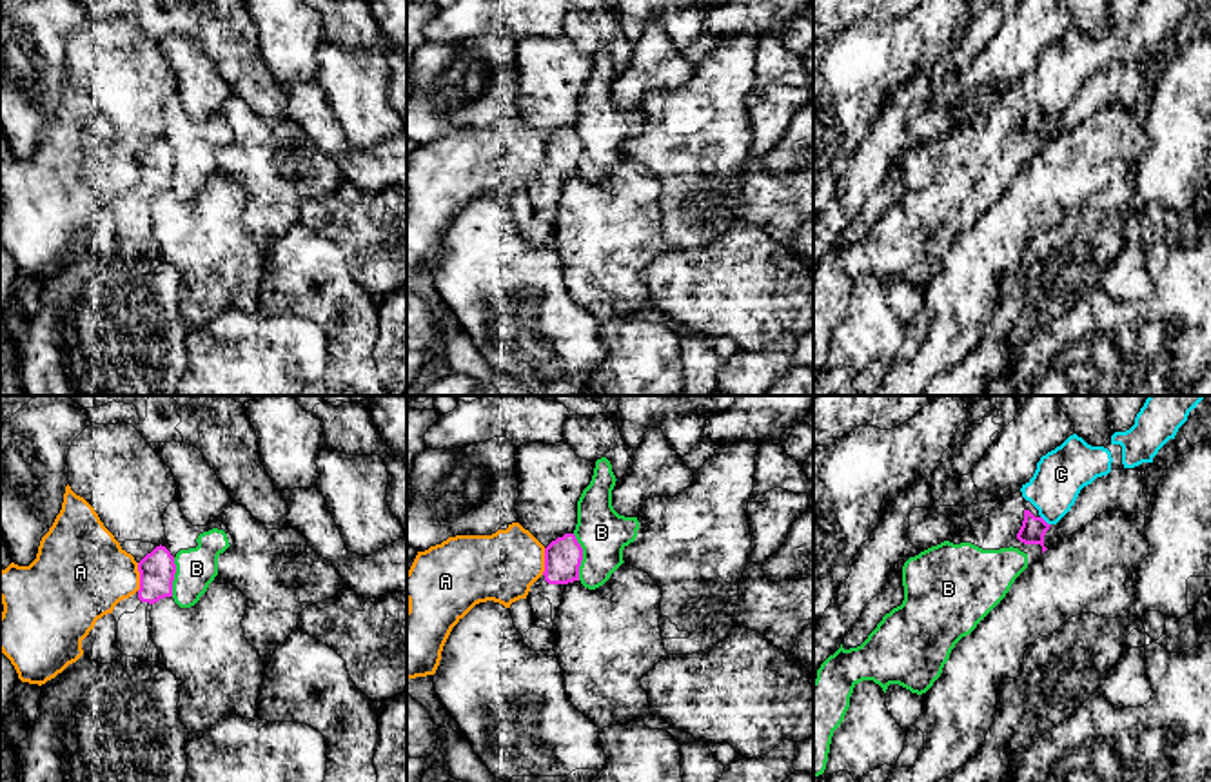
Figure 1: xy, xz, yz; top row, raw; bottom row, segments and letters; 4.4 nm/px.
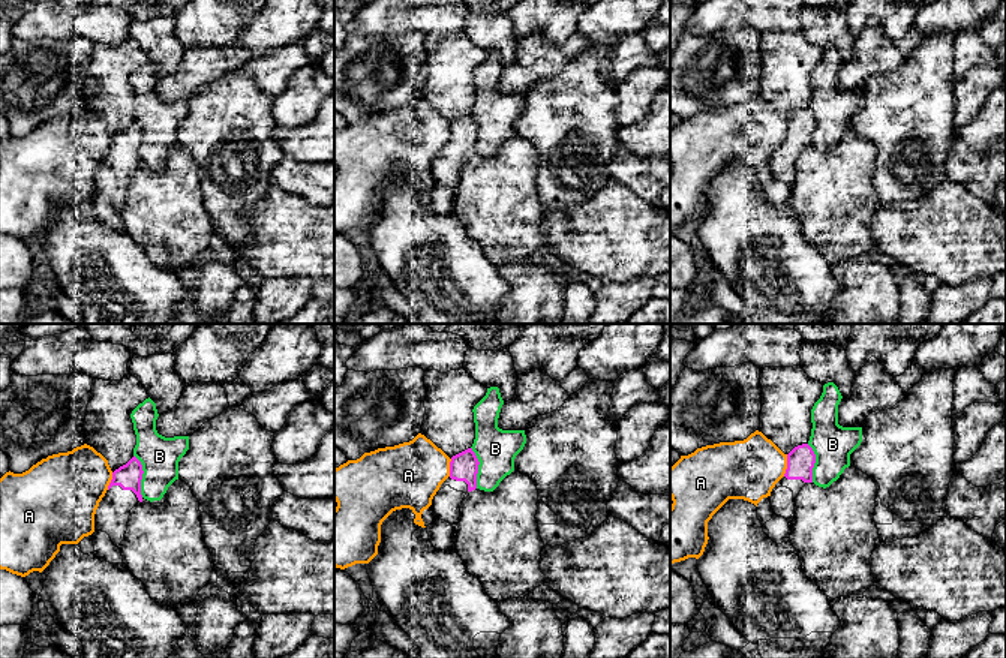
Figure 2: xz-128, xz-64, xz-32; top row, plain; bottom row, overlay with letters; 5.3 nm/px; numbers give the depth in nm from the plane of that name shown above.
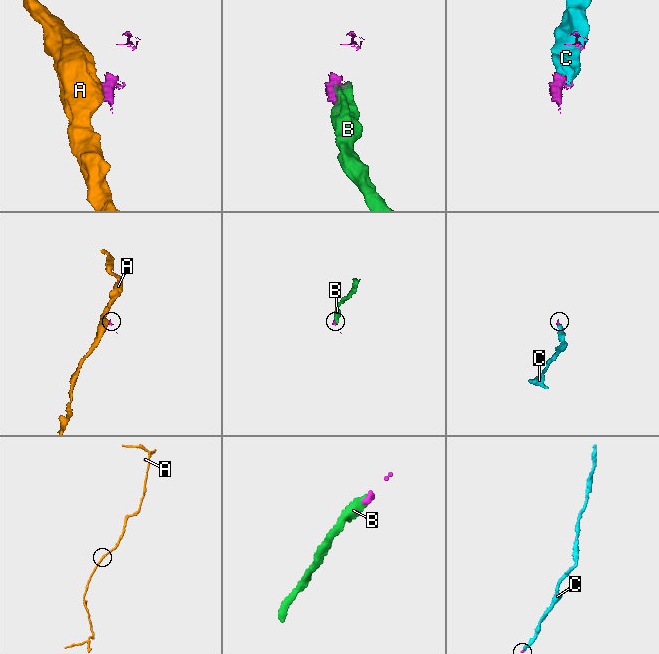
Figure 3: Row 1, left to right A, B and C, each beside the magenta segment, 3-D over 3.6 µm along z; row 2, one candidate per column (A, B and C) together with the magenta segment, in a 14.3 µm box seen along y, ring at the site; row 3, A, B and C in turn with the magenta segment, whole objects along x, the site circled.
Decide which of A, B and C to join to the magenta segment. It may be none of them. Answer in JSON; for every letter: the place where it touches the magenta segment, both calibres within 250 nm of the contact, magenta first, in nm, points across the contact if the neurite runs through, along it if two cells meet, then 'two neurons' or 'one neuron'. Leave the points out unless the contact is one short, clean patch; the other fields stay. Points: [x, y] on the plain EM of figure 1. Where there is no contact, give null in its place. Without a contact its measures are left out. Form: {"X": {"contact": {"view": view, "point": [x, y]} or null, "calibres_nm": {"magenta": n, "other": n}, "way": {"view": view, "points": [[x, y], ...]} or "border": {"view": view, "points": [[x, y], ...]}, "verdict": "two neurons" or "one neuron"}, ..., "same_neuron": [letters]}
{"A": {"contact": {"view": "xy", "point": [140, 171]}, "calibres_nm": {"magenta": 160, "other": 400}, "border": {"view": "xy", "points": [[137, 156], [138, 184]]}, "verdict": "two neurons"}, "B": {"contact": {"view": "xz", "point": [581, 151]}, "calibres_nm": {"magenta": 160, "other": 220}, "verdict": "one neuron"}, "C": {"contact": {"view": "yz", "point": [1044, 115]}, "calibres_nm": {"magenta": 110, "other": 220}, "verdict": "one neuron"}, "same_neuron": ["B", "C"]}

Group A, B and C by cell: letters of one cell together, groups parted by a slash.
A / B C

